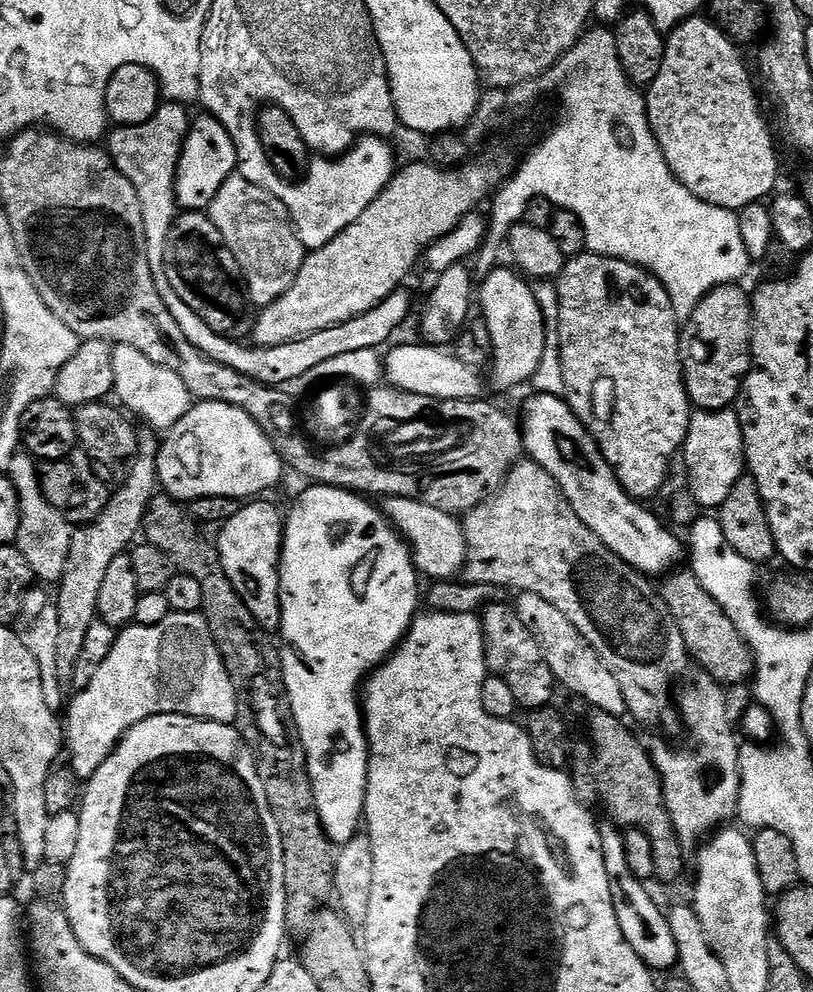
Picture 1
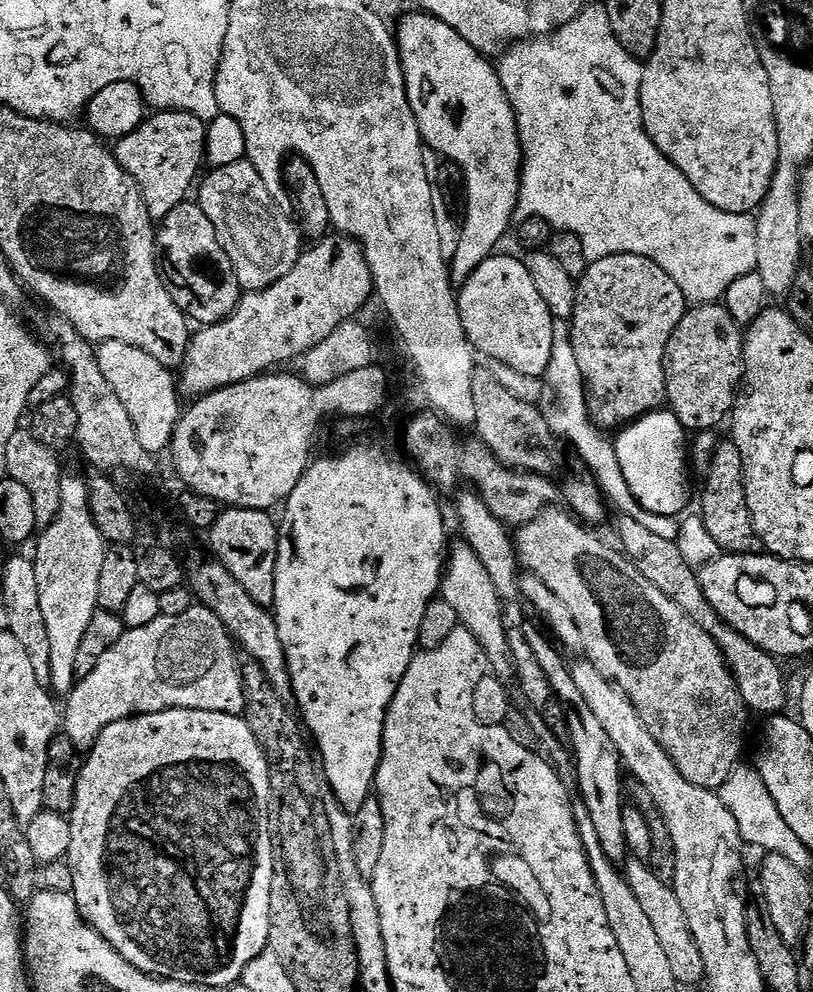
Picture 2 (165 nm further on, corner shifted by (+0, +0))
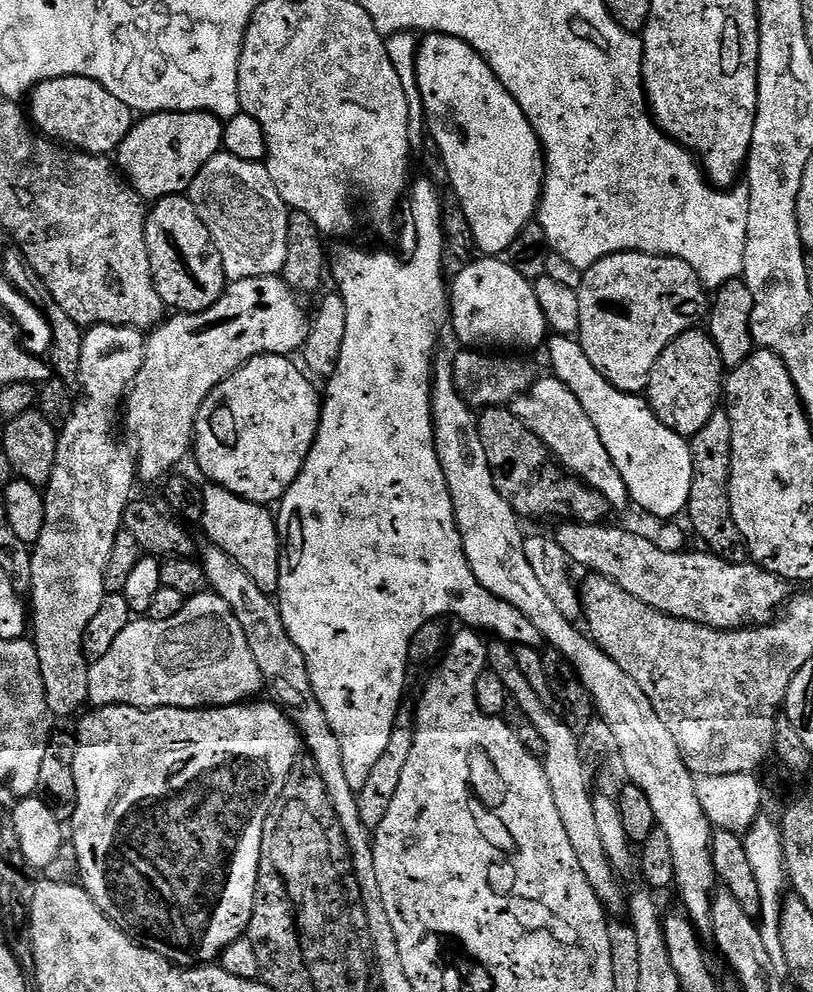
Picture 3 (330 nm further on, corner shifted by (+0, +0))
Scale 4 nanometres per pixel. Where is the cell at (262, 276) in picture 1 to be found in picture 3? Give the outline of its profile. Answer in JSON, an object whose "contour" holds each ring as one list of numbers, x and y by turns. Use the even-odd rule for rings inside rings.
{"contour":[[221,150,198,170,186,195,194,210,198,210,198,218,206,222,210,238,214,238,214,246,218,246,218,254,222,254,224,275,229,281,283,273,290,209,282,202,263,163,243,160]]}

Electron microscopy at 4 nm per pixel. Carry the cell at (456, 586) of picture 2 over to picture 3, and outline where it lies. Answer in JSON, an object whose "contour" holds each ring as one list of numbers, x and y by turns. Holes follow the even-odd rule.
{"contour":[[503,642,488,644,488,668,502,678,502,686,506,686,508,699,518,707,519,715,529,720,542,734,542,742,546,742,546,750,542,763,546,770,546,782,550,782,550,794,554,794,554,806,558,806,558,815,562,818,562,827,570,838,570,846,574,846,574,854,578,858,578,866,582,866,582,874,586,874,586,882,594,890,601,904,609,913,624,912,626,908,626,892,620,889,616,881,617,869,612,867,610,858,606,858,606,849,602,847,602,837,598,831,598,822,594,819,594,789,588,785,588,772,584,769,585,753,581,747,581,737,575,736,568,723,555,711,551,712,549,701,538,698,534,686,526,682,522,670,518,670,516,653]]}

